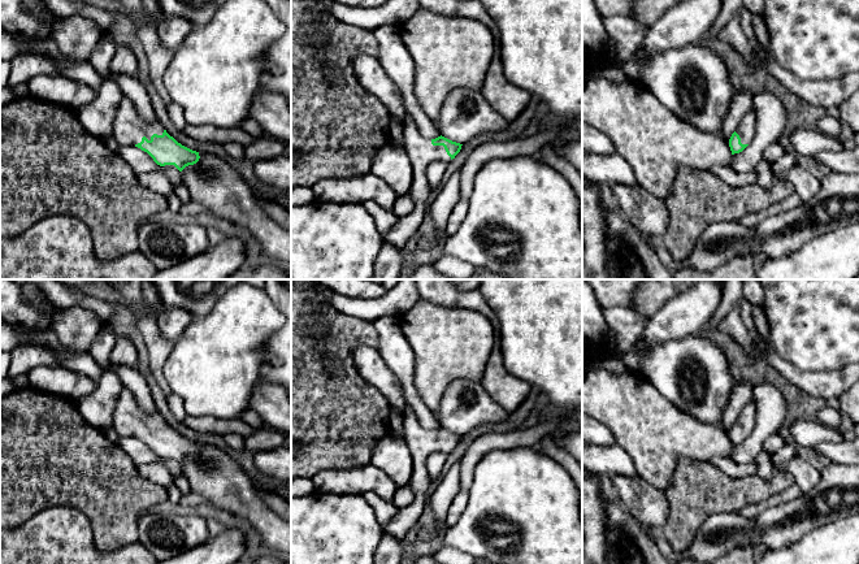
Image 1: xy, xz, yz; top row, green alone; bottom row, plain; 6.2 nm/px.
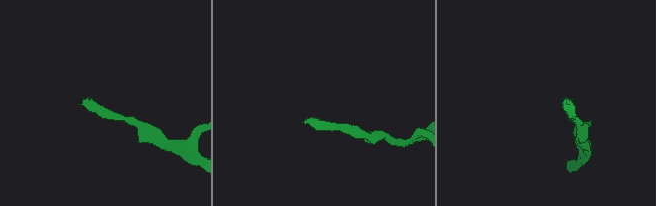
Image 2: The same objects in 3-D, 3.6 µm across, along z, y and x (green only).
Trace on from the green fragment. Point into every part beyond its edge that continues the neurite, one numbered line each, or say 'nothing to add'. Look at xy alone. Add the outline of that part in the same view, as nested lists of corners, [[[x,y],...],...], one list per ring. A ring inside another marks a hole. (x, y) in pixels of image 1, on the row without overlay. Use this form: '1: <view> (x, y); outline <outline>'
1: xy (129, 420); outline [[[123,387],[113,412],[113,429],[118,437],[135,437],[143,428],[151,431],[153,425],[162,426],[162,424],[164,420],[157,412],[143,412],[133,392]]]

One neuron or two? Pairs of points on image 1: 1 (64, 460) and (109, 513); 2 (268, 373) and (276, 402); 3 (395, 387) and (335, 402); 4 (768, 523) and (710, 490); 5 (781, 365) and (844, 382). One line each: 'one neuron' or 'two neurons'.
1: one neuron
2: two neurons
3: two neurons
4: two neurons
5: one neuron

